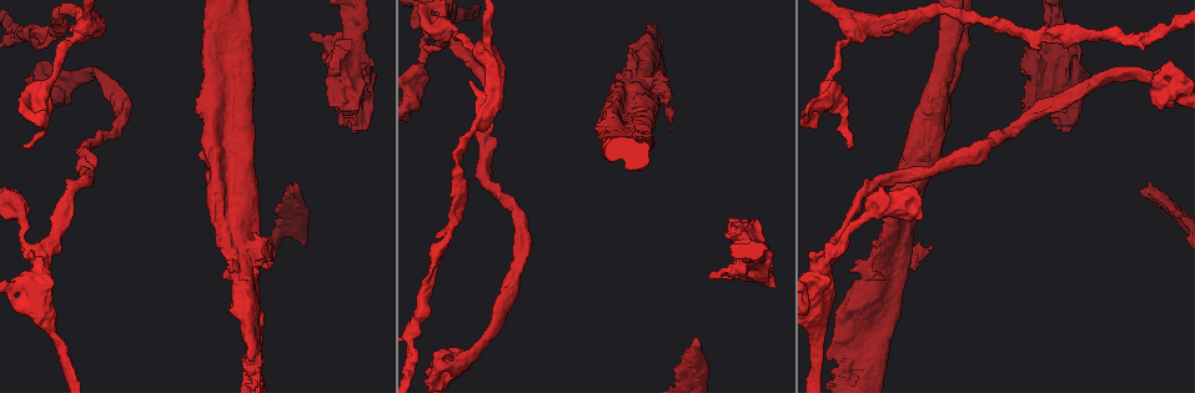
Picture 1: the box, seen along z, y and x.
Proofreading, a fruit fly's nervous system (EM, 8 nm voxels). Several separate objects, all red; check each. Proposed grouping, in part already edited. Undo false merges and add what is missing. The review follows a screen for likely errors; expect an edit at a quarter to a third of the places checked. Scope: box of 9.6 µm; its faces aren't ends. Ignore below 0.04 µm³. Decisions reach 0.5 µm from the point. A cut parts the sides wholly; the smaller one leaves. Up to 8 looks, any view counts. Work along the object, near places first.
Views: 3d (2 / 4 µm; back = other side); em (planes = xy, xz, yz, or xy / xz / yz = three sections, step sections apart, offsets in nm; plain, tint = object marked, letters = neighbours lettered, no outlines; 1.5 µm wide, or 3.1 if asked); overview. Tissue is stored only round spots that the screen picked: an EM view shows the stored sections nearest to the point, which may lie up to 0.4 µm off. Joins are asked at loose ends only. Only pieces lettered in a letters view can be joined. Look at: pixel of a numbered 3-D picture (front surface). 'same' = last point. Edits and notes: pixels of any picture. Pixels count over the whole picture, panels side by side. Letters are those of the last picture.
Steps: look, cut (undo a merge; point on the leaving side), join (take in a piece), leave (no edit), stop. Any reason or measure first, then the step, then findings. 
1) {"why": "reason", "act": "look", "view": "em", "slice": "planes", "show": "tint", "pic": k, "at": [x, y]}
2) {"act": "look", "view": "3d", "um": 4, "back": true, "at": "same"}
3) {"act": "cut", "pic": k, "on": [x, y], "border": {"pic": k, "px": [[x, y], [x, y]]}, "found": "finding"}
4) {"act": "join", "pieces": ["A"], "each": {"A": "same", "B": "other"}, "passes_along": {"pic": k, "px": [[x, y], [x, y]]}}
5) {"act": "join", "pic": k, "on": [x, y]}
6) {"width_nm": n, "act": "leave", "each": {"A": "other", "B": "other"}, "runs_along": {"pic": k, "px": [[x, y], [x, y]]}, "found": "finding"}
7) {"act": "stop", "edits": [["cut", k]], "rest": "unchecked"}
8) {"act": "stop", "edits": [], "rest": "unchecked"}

{"why": "an open end", "act": "look", "view": "3d", "um": 4, "pic": 1, "at": [425, 47]}

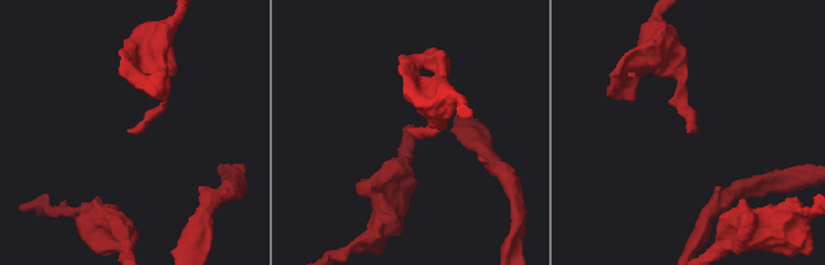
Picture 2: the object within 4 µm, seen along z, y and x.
{"act": "look", "view": "em", "slice": "yz", "step": 8, "show": "letters", "pic": 2, "at": [686, 131]}

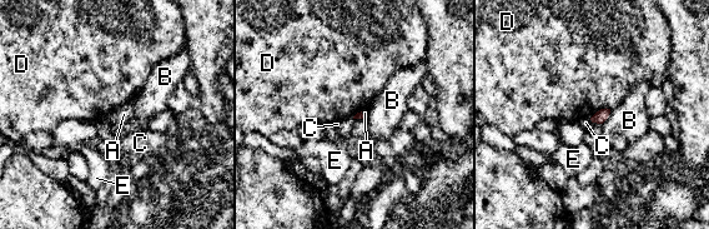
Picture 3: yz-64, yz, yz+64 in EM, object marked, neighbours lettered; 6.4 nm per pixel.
{"act": "look", "view": "em", "slice": "planes", "show": "letters", "at": "same"}

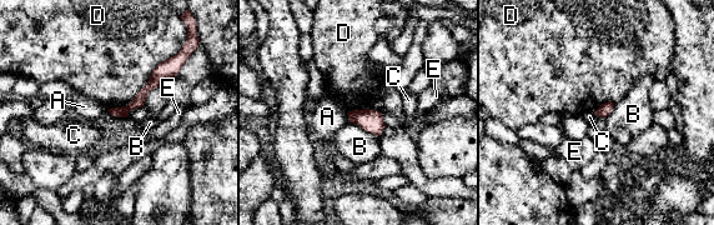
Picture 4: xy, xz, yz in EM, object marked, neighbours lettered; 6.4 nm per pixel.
{"act": "leave", "each": {"A": "other", "B": "other", "C": "other", "D": "other", "E": "other"}, "found": "no lettered piece goes on from it"}

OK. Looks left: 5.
{"why": "free end", "act": "look", "view": "em", "slice": "planes", "show": "letters", "pic": 1, "at": [36, 64]}

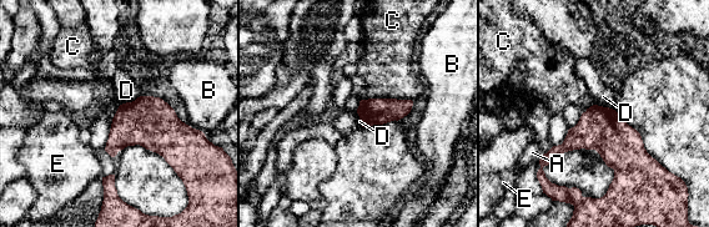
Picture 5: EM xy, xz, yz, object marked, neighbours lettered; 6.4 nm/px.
{"act": "leave", "each": {"A": "other", "B": "other", "C": "other", "D": "other", "E": "other"}, "found": "none of them fits"}

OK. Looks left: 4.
{"why": "stops while still wide", "act": "look", "view": "em", "slice": "planes", "show": "tint", "pic": 1, "at": [342, 109]}

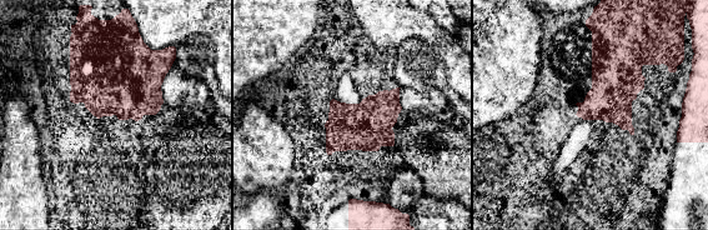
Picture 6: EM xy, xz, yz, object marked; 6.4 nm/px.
{"why": "what lies round it", "act": "look", "view": "em", "slice": "planes", "show": "letters", "at": "same"}

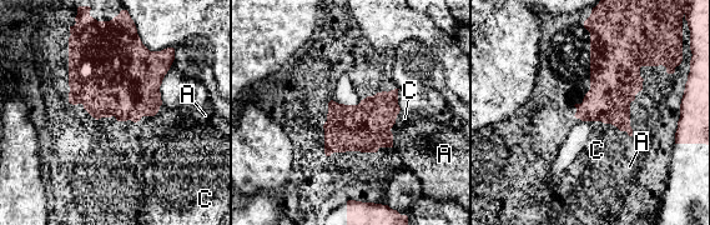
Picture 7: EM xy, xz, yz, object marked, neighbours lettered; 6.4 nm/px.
{"act": "leave", "each": {"A": "other", "C": "other"}, "border": {"pic": 7, "px": [[161, 104], [136, 121], [85, 109]]}, "found": "no lettered piece goes on from it"}

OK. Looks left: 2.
{"act": "stop", "edits": [], "rest": "unchecked"}

